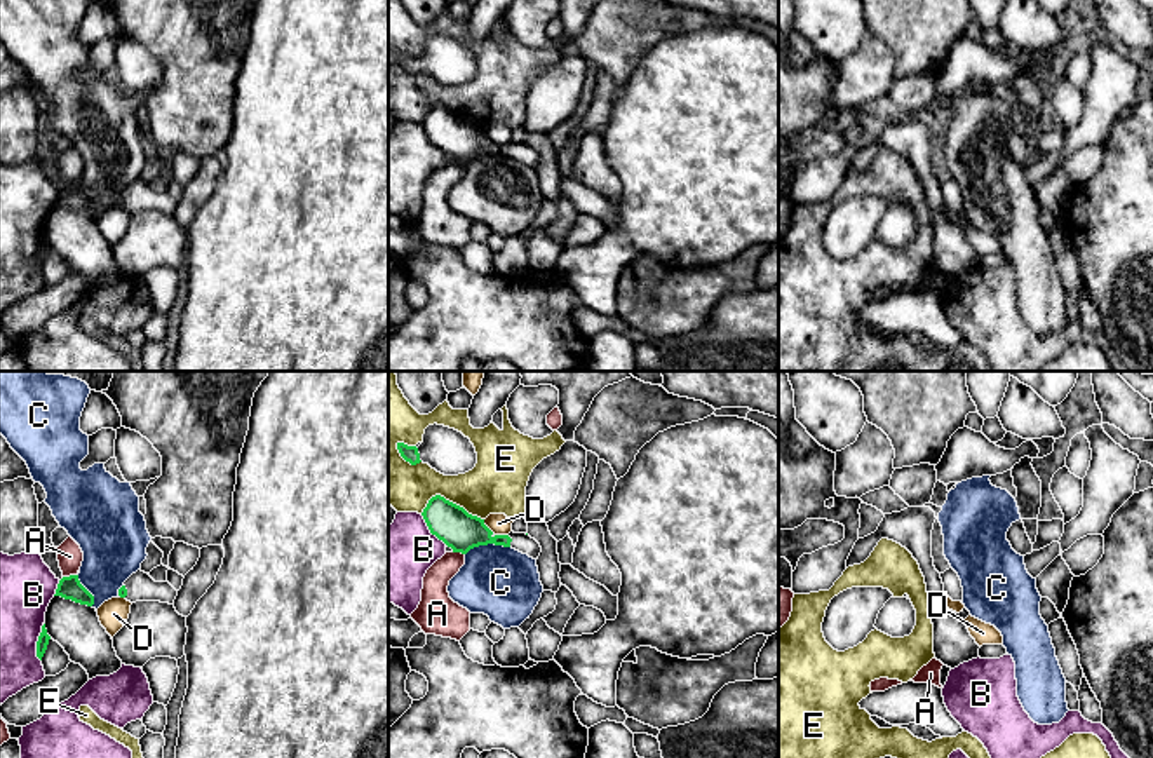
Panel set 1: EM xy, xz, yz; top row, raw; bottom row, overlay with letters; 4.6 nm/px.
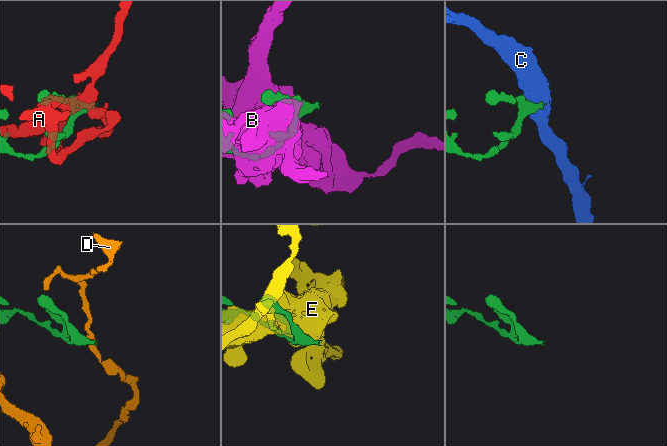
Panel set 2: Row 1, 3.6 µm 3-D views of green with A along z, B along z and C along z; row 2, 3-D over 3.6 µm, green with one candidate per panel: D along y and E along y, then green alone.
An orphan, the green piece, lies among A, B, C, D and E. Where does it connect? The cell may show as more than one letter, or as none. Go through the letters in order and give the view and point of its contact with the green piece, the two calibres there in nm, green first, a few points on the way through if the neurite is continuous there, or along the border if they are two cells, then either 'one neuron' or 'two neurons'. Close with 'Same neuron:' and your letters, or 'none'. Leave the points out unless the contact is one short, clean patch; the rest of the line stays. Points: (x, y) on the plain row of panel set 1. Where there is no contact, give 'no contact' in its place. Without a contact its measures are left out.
A: contact xy (70, 185); calibres 110 and 120 nm; two neurons
B: contact xy (37, 253); calibres 50 and 240 nm; two neurons
C: contact xz (486, 154); calibres 180 and 320 nm; border xz (509, 155), (479, 154), (465, 164); two neurons
D: contact xz (495, 145); calibres 180 and 100 nm; border xz (483, 129), (495, 143), (507, 145); two neurons
E: contact xz (448, 110); calibres 180 and 280 nm; two neurons
Same neuron: none

